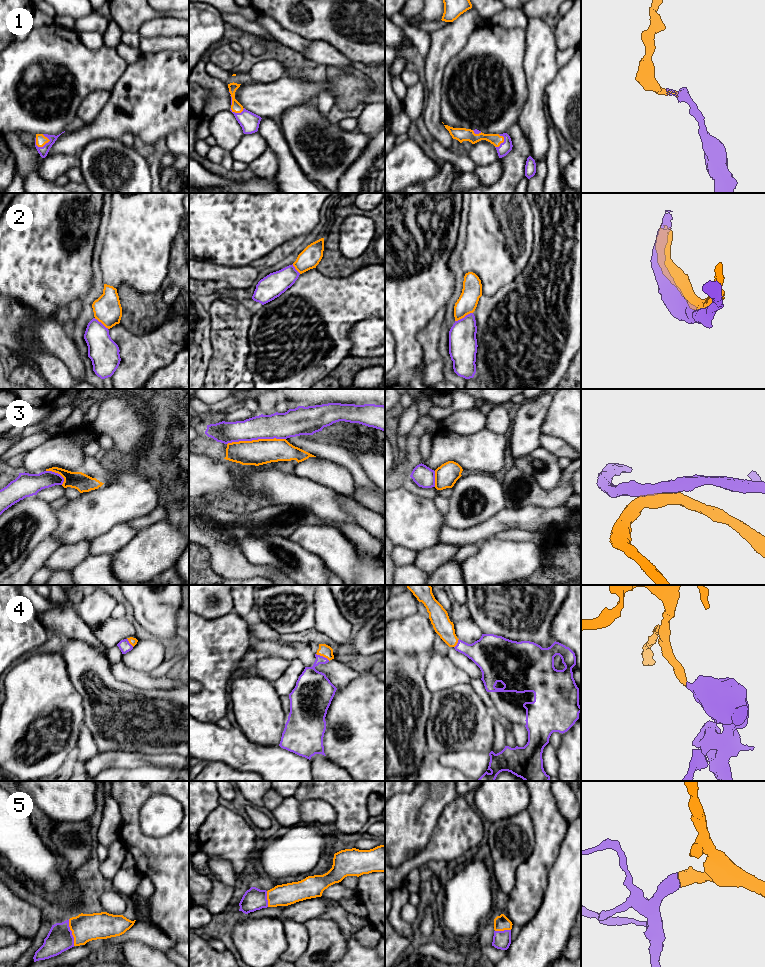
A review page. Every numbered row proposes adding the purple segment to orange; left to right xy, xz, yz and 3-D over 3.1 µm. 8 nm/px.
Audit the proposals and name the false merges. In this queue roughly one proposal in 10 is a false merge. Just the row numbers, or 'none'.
none

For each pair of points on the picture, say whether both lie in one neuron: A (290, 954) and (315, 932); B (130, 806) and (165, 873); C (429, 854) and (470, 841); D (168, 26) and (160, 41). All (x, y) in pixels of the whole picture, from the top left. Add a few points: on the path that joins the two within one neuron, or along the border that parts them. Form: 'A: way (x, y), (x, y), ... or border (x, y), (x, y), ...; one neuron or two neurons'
A: border (304, 924), (308, 934), (308, 946), (300, 956); two neurons
B: way (131, 823), (131, 835), (151, 856); one neuron
C: way (439, 849), (450, 841), (460, 841); one neuron
D: border (178, 34), (141, 38); two neurons

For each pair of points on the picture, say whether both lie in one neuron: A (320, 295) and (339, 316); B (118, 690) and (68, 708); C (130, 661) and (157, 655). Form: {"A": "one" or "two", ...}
{"A": "one", "B": "two", "C": "one"}

